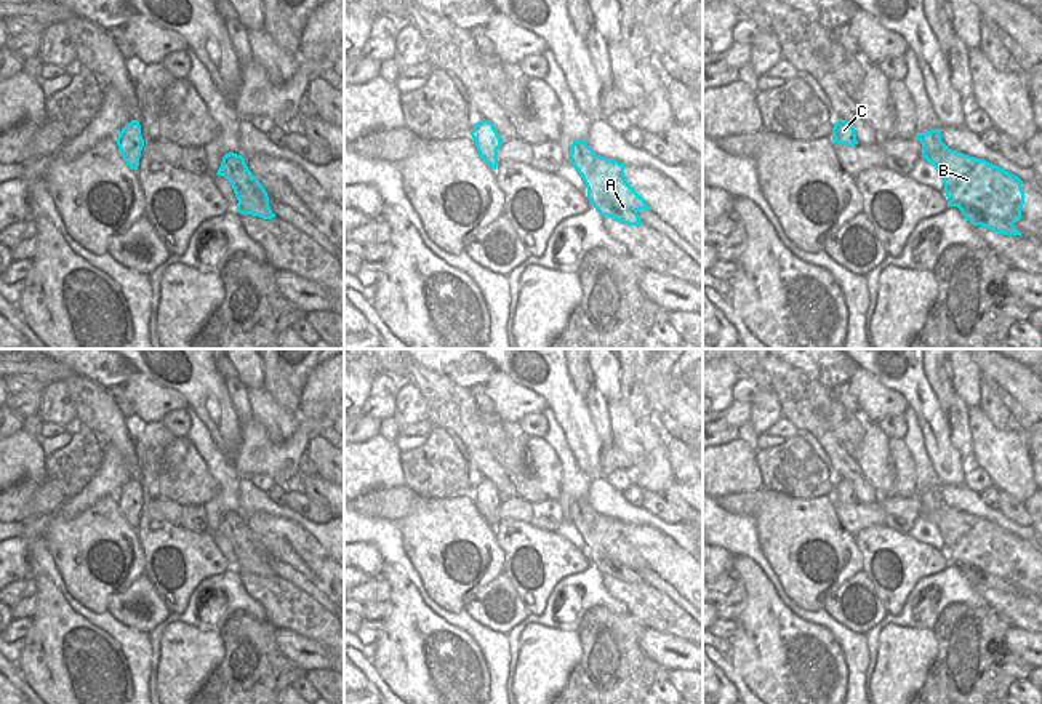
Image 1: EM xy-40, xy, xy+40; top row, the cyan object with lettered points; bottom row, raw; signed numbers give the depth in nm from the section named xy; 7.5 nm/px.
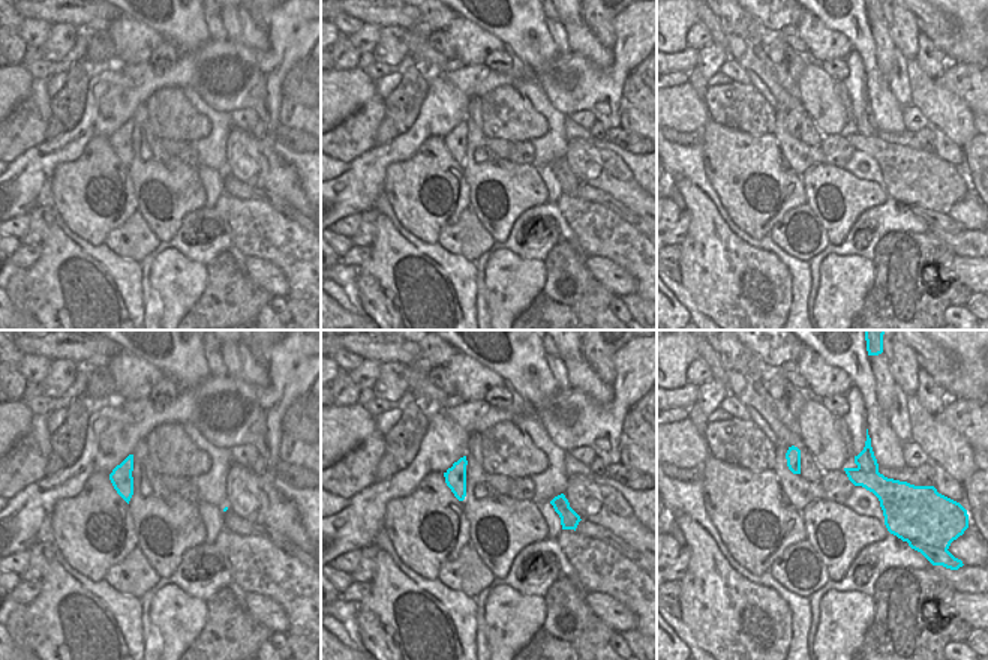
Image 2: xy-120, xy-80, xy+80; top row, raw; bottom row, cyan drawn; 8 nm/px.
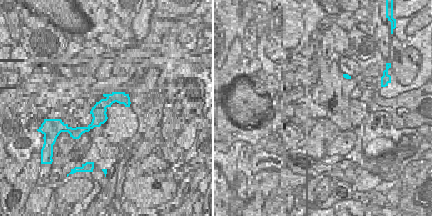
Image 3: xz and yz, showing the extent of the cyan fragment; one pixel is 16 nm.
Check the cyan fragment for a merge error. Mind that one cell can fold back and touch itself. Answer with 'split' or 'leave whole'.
split

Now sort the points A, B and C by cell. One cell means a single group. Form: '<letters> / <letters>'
A / B C

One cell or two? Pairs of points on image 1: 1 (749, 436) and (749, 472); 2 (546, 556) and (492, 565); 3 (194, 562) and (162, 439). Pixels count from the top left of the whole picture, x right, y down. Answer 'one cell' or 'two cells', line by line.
1: two cells
2: two cells
3: two cells

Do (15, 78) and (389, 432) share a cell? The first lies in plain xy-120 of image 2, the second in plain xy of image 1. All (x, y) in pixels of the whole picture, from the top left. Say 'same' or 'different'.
different

